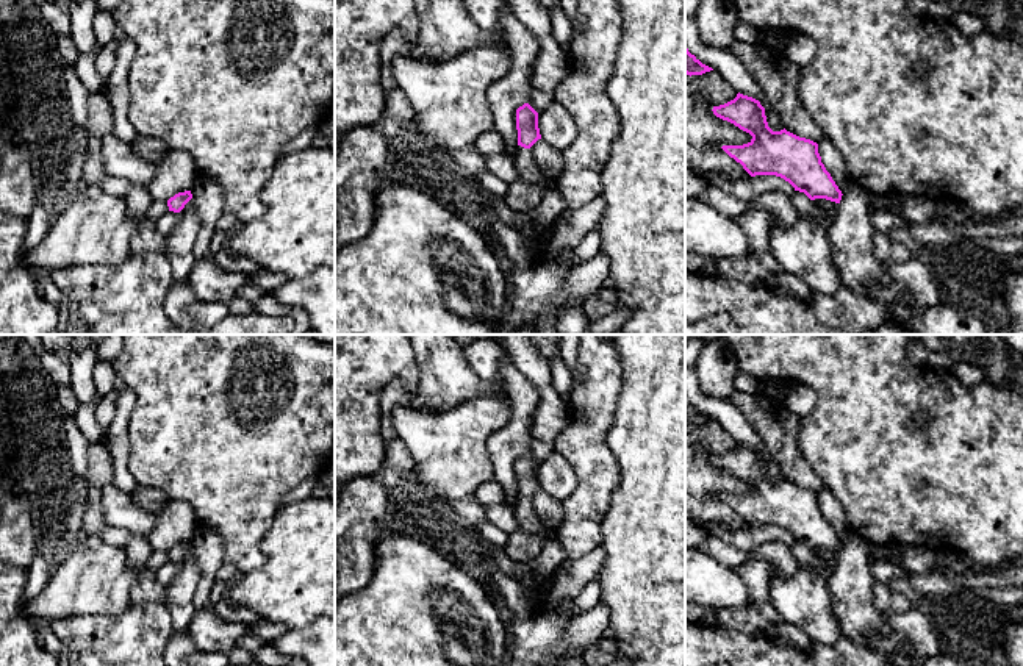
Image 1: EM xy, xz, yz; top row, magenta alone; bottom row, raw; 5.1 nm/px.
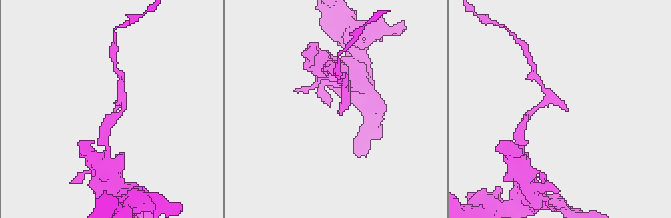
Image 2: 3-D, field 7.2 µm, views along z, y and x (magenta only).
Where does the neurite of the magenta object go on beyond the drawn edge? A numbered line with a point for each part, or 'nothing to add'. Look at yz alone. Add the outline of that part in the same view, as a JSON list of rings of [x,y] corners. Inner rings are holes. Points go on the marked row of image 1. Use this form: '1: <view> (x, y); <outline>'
nothing to add

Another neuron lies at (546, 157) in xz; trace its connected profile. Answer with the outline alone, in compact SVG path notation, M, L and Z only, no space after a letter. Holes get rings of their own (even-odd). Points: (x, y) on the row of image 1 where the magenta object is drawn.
M538 139L530 147L530 150L535 163L541 167L546 178L554 180L562 174L563 169L562 152L554 149L544 139Z

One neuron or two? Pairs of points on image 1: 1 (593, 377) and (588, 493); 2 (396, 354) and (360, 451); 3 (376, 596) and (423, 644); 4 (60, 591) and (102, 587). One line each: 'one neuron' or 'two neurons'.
1: one neuron
2: one neuron
3: one neuron
4: one neuron

